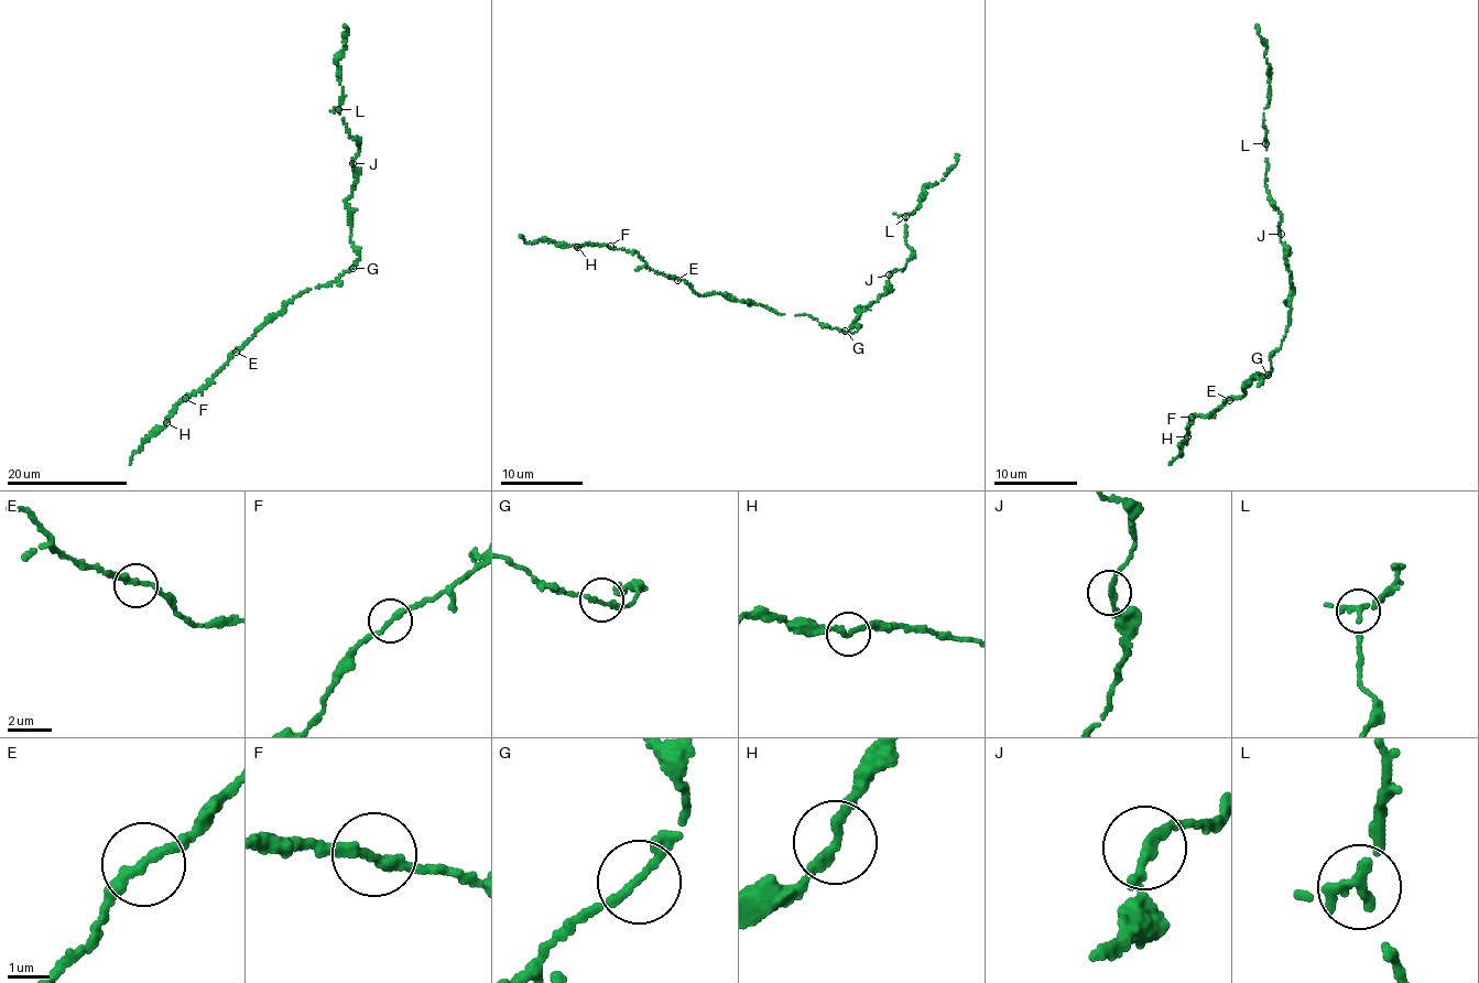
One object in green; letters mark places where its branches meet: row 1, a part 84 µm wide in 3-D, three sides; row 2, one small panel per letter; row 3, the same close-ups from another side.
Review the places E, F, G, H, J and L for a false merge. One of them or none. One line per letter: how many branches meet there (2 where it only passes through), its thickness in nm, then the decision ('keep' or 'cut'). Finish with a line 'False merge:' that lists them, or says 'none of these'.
E: 2 branches meet; 280 nm thick; keep
F: 2 branches meet; 280 nm thick; keep
G: 2 branches meet; 200 nm thick; keep
H: 2 branches meet; 280 nm thick; keep
J: 2 branches meet; 240 nm thick; keep
L: 2 branches meet; 280 nm thick; cut
False merge: L

